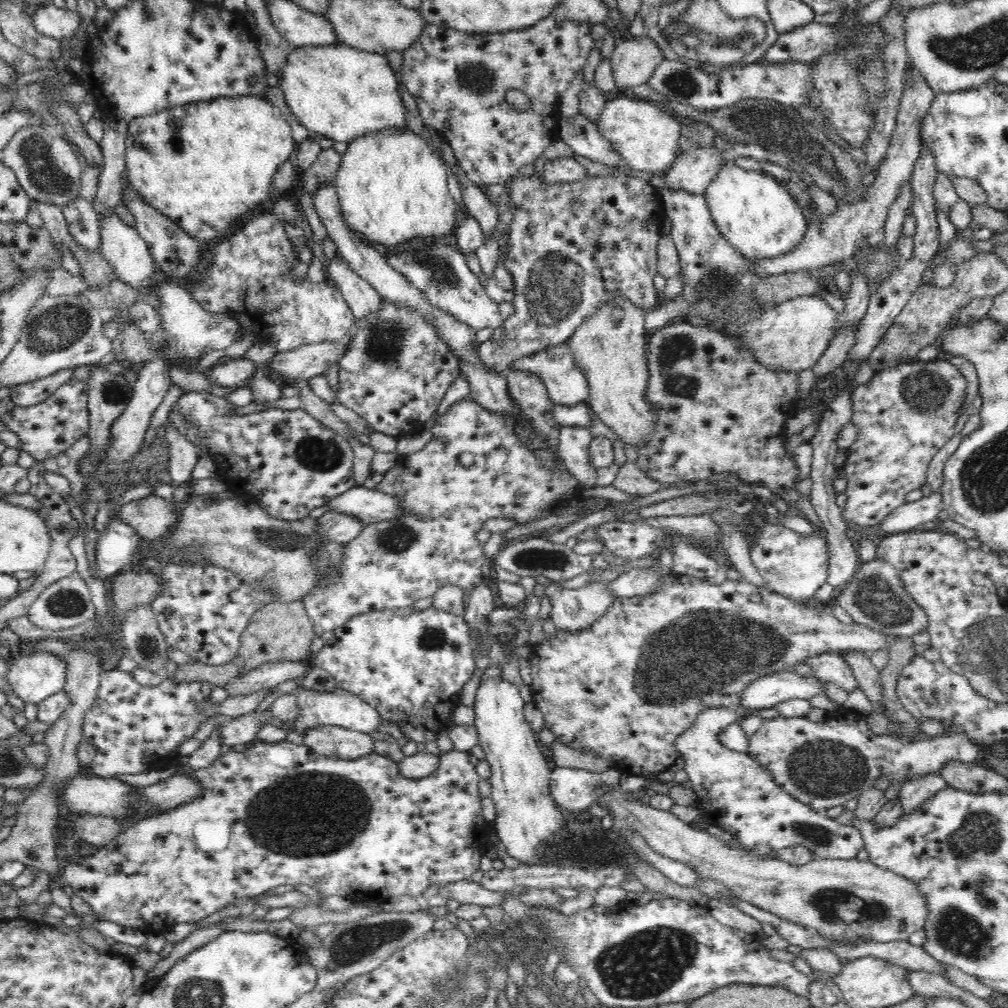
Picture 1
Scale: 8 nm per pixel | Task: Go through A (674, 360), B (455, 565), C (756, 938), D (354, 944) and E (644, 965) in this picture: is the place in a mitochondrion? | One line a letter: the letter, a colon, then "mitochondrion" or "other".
A: mitochondrion
B: other
C: other
D: mitochondrion
E: mitochondrion

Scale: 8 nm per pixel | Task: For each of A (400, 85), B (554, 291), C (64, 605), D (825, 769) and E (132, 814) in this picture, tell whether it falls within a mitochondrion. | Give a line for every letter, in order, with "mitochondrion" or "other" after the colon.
A: other
B: mitochondrion
C: mitochondrion
D: mitochondrion
E: other

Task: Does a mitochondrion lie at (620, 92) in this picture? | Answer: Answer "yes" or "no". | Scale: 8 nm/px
no

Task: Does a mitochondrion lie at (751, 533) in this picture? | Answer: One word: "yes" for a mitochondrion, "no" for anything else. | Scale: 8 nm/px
no

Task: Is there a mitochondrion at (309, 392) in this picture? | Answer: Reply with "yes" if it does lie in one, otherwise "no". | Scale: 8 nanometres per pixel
no

